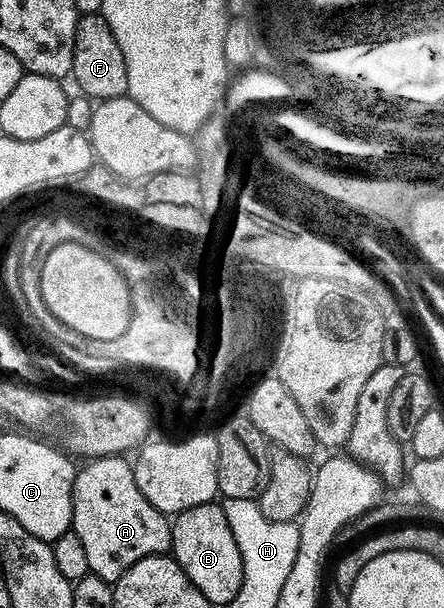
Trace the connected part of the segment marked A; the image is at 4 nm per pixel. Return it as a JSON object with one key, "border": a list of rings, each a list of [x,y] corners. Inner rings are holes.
{"border":[[[123,456],[92,458],[76,469],[71,525],[75,534],[81,536],[91,573],[112,584],[137,560],[148,558],[151,554],[167,554],[171,548],[171,522],[168,515],[162,514],[149,504],[149,500],[145,500],[141,488],[137,488],[132,463]]]}

